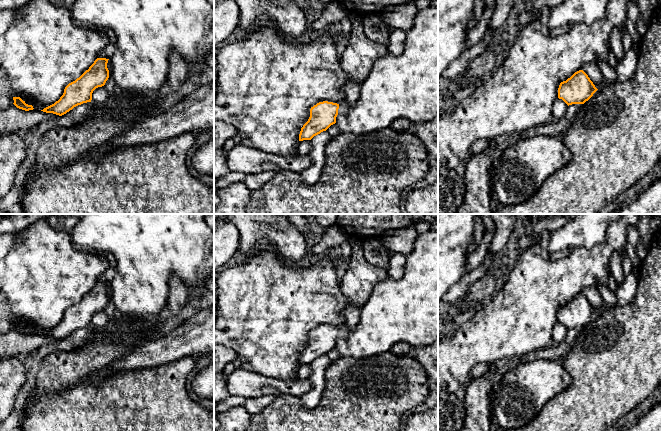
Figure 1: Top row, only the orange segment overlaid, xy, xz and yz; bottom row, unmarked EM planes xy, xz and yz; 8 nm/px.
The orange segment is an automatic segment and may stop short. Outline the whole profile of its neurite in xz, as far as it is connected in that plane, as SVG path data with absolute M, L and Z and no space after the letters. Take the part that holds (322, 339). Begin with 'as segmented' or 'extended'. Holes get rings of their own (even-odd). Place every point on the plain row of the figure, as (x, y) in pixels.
extended | M323 325L310 333L310 341L303 349L299 358L299 365L311 364L314 360L326 355L331 349L336 347L338 338L346 338L350 333L347 326L340 328Z

